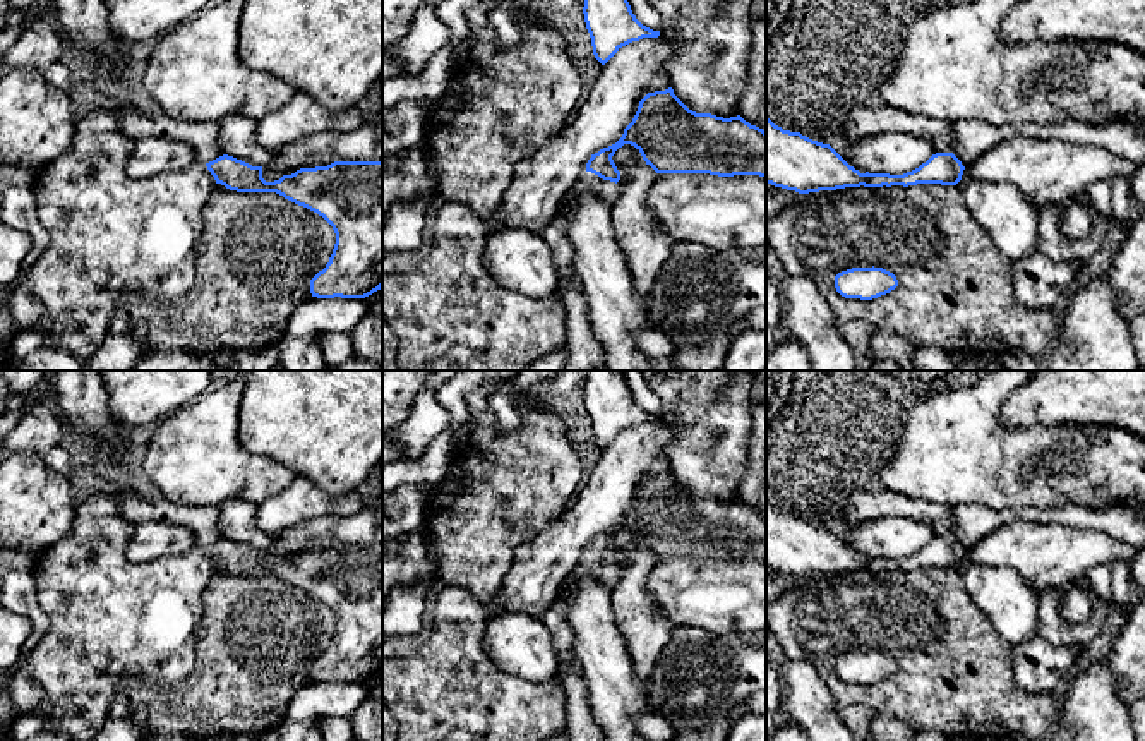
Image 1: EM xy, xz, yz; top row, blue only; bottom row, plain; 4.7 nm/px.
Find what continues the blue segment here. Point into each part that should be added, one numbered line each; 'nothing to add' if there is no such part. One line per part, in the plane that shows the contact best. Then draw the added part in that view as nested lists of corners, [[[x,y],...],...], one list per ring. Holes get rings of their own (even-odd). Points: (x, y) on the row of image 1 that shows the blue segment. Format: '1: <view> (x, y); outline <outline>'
1: xz (585, 350); outline [[[584,172],[564,196],[557,214],[543,228],[542,238],[550,247],[552,261],[561,276],[559,295],[566,305],[566,341],[569,353],[564,370],[603,370],[603,346],[591,329],[588,317],[590,305],[583,285],[578,285],[574,278],[574,249],[567,237],[567,218],[564,214],[571,199],[581,192],[591,192],[607,204],[614,204],[619,196],[619,184],[603,180],[591,172]]]

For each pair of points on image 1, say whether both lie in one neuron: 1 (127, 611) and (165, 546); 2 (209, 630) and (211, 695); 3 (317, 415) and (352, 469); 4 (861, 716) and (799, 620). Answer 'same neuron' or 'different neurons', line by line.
1: different neurons
2: same neuron
3: same neuron
4: different neurons

